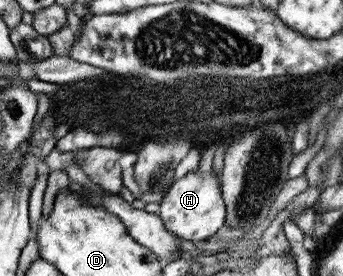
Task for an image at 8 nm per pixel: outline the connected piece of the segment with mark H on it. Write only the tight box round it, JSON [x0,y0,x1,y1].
[158,167,227,244]

